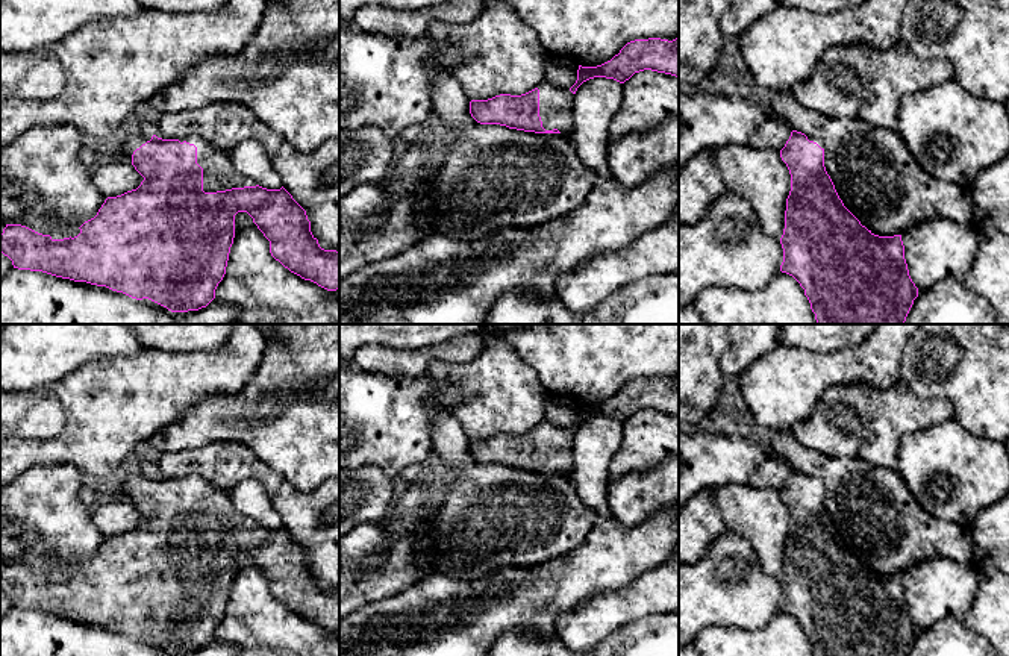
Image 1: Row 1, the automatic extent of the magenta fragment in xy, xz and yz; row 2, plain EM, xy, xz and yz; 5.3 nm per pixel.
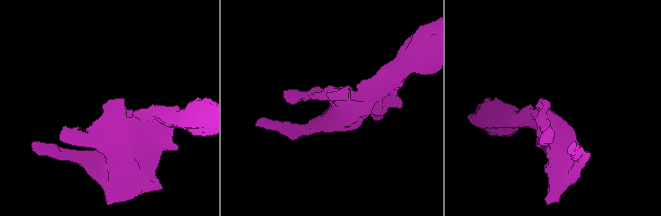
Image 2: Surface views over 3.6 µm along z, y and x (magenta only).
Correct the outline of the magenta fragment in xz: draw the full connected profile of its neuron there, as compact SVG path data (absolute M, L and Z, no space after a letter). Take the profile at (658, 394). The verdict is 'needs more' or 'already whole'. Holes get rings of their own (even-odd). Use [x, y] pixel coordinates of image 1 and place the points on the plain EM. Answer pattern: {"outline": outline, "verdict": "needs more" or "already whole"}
{"outline": "M679 377L630 380L601 405L579 405L577 420L570 429L544 421L539 427L521 435L500 433L488 439L471 439L470 453L480 464L500 464L535 473L561 473L570 477L574 468L574 433L583 421L606 417L624 423L644 409L679 417Z", "verdict": "needs more"}

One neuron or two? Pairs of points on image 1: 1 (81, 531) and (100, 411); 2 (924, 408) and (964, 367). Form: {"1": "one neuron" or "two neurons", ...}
{"1": "two neurons", "2": "two neurons"}

